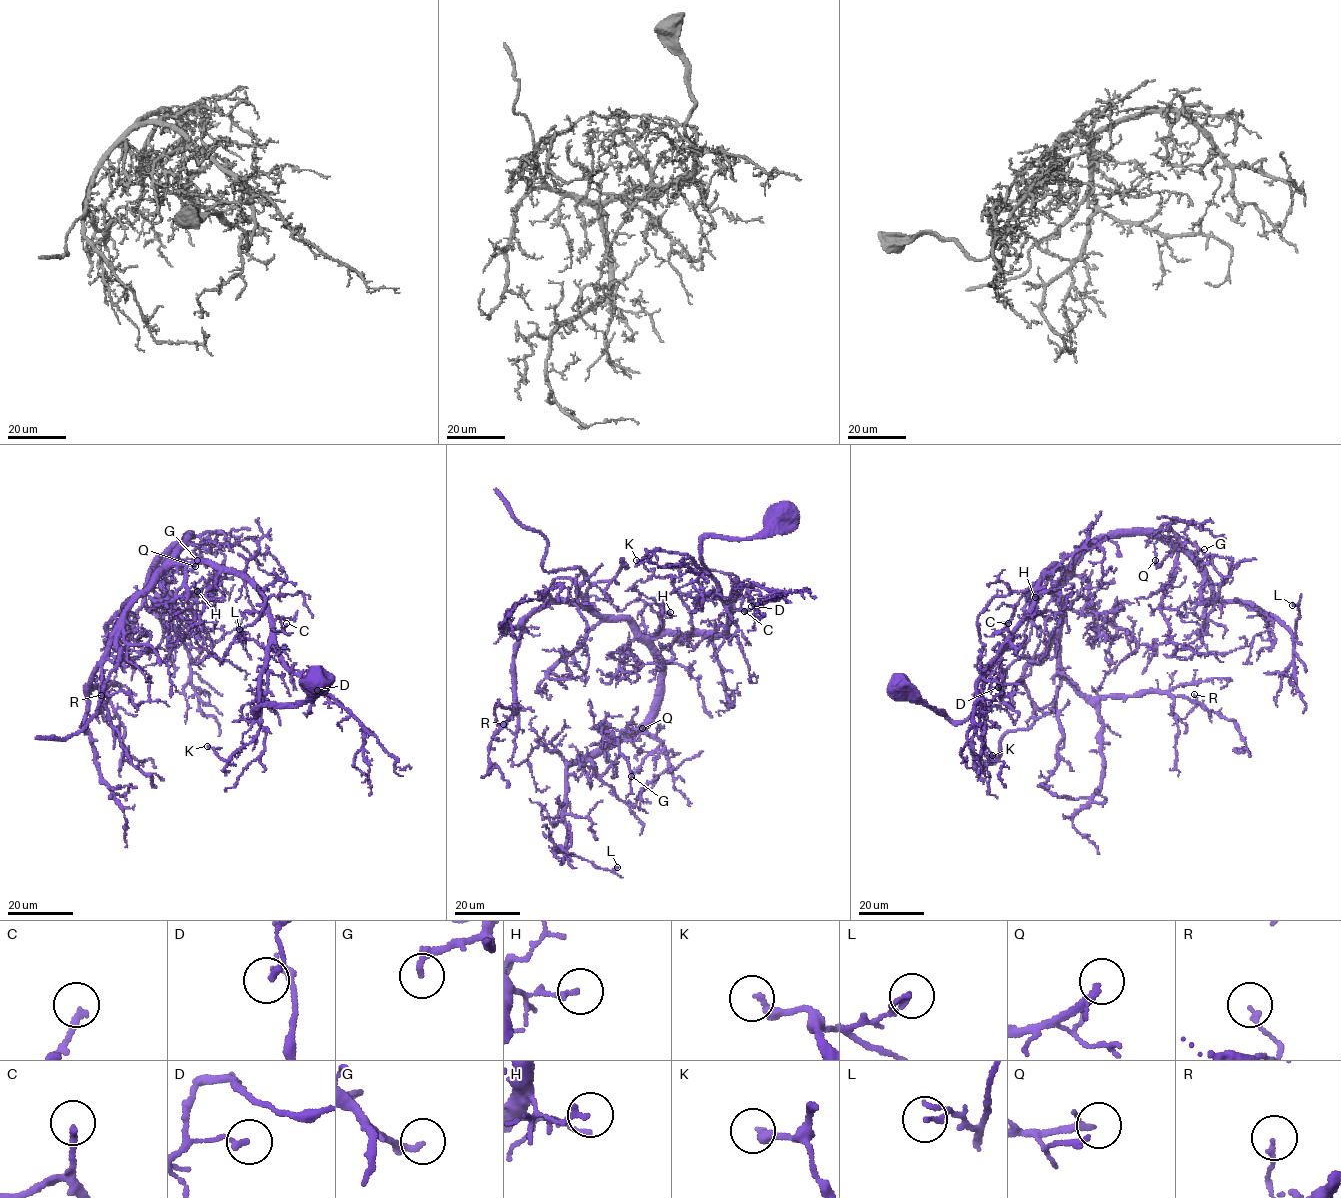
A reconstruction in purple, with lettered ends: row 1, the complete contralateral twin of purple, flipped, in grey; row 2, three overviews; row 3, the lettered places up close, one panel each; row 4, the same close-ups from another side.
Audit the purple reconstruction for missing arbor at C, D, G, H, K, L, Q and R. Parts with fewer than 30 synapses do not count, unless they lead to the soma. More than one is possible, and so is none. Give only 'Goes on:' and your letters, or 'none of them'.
Goes on: Q

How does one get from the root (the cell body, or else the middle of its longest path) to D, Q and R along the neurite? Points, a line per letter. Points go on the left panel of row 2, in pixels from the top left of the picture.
D: (315, 683), (302, 703), (262, 706), (255, 713), (259, 712), (261, 670), (272, 640), (284, 664), (317, 690)
Q: (315, 683), (302, 703), (255, 713), (265, 598), (177, 562), (190, 537), (177, 561), (195, 566)
R: (315, 683), (302, 703), (255, 713), (265, 598), (186, 564), (126, 612), (88, 686), (101, 695)

